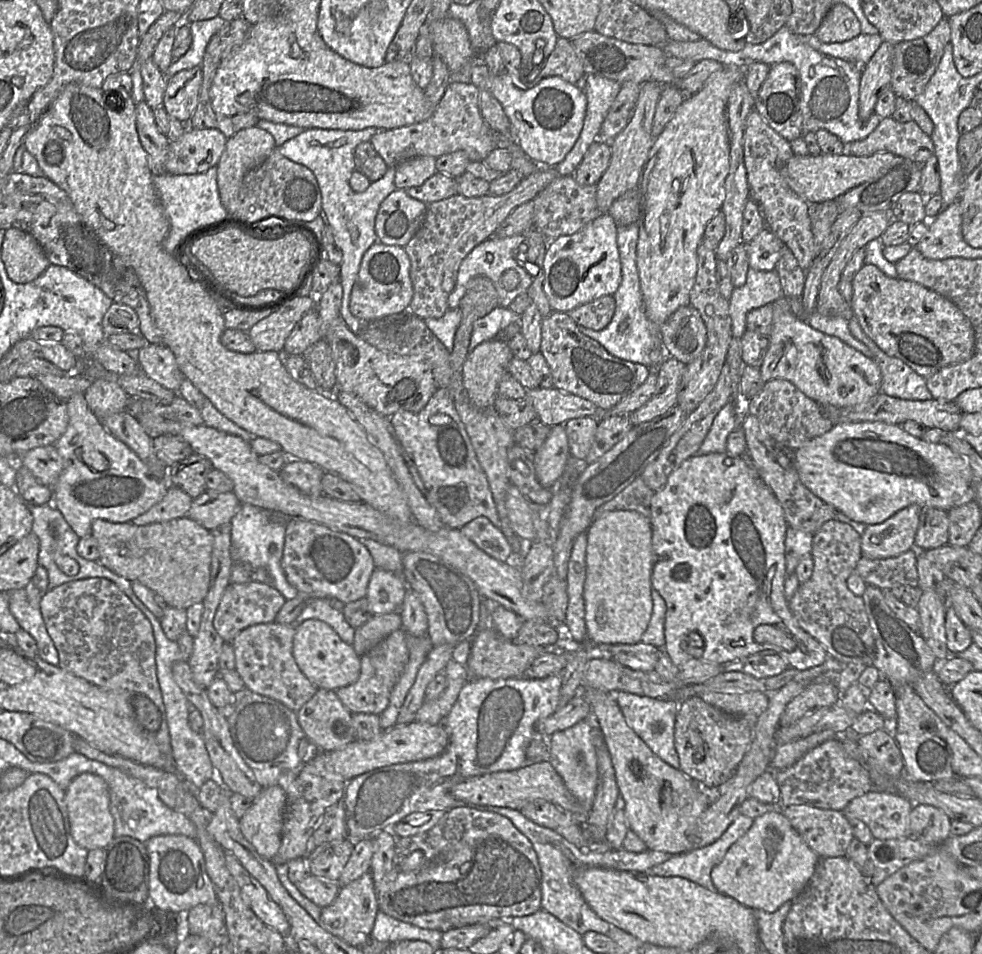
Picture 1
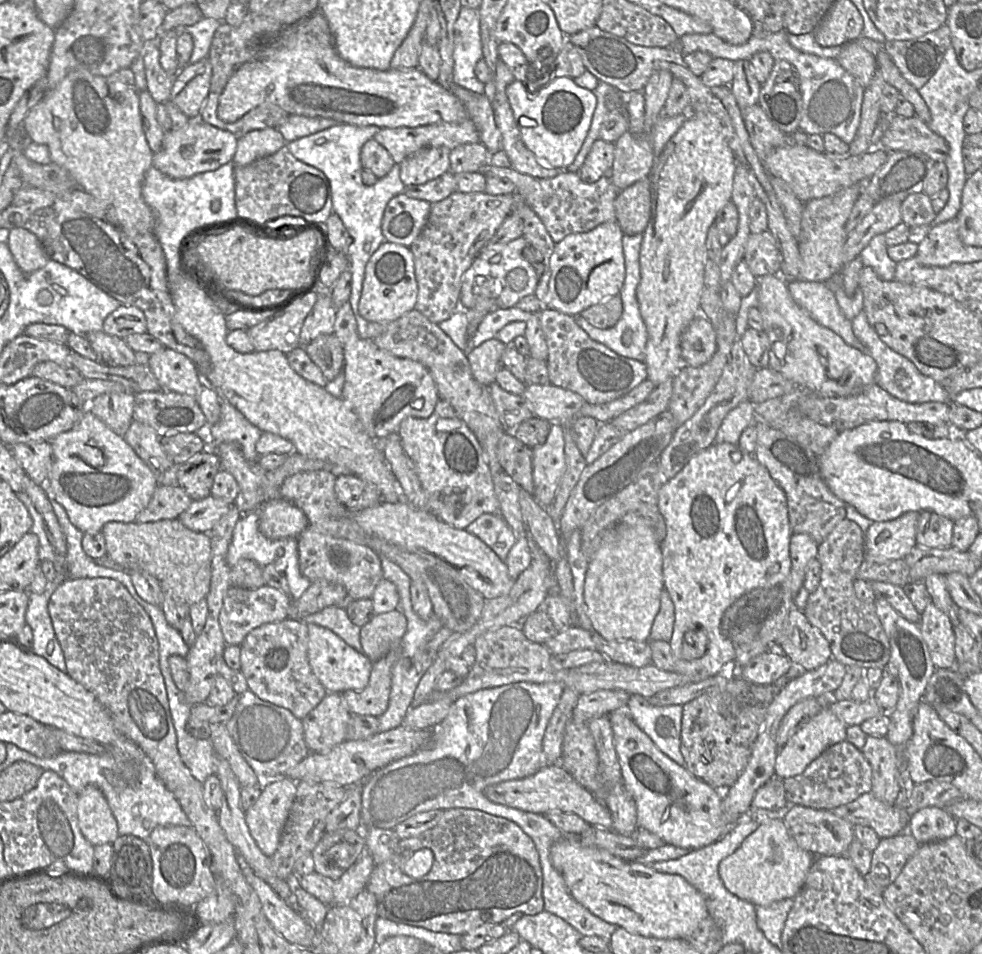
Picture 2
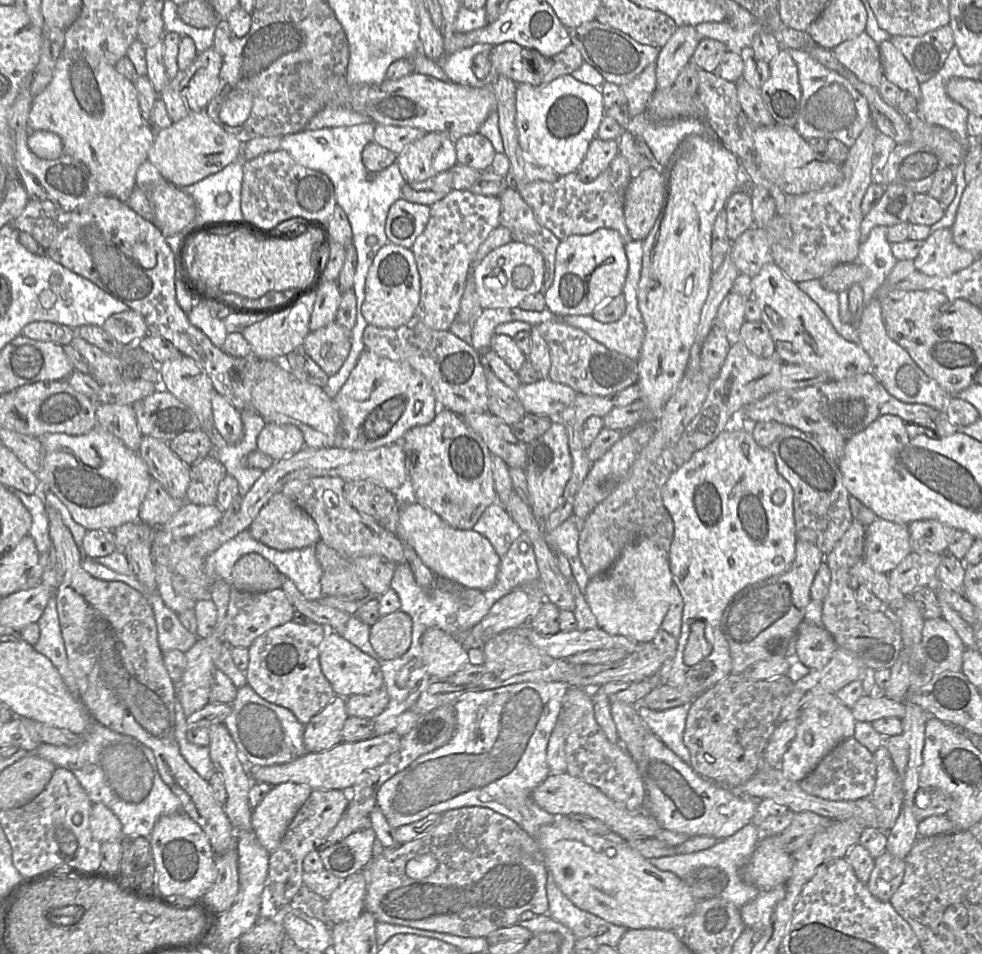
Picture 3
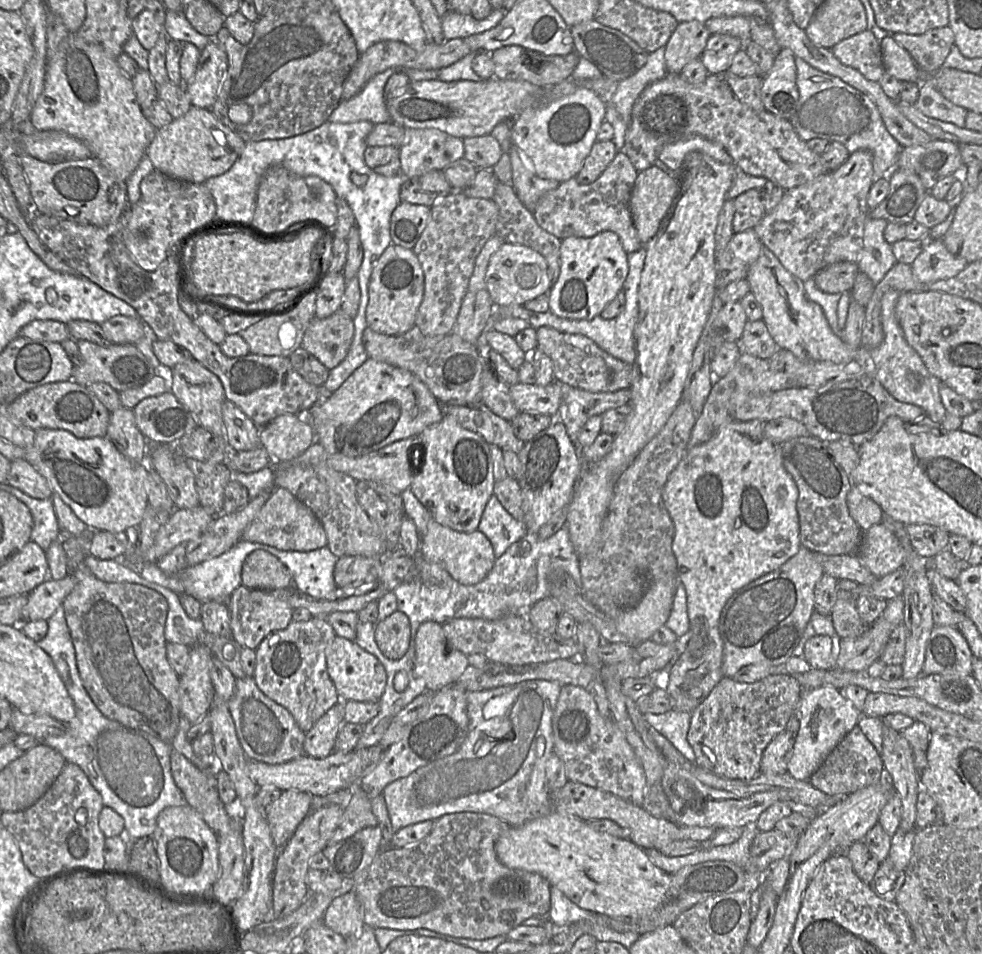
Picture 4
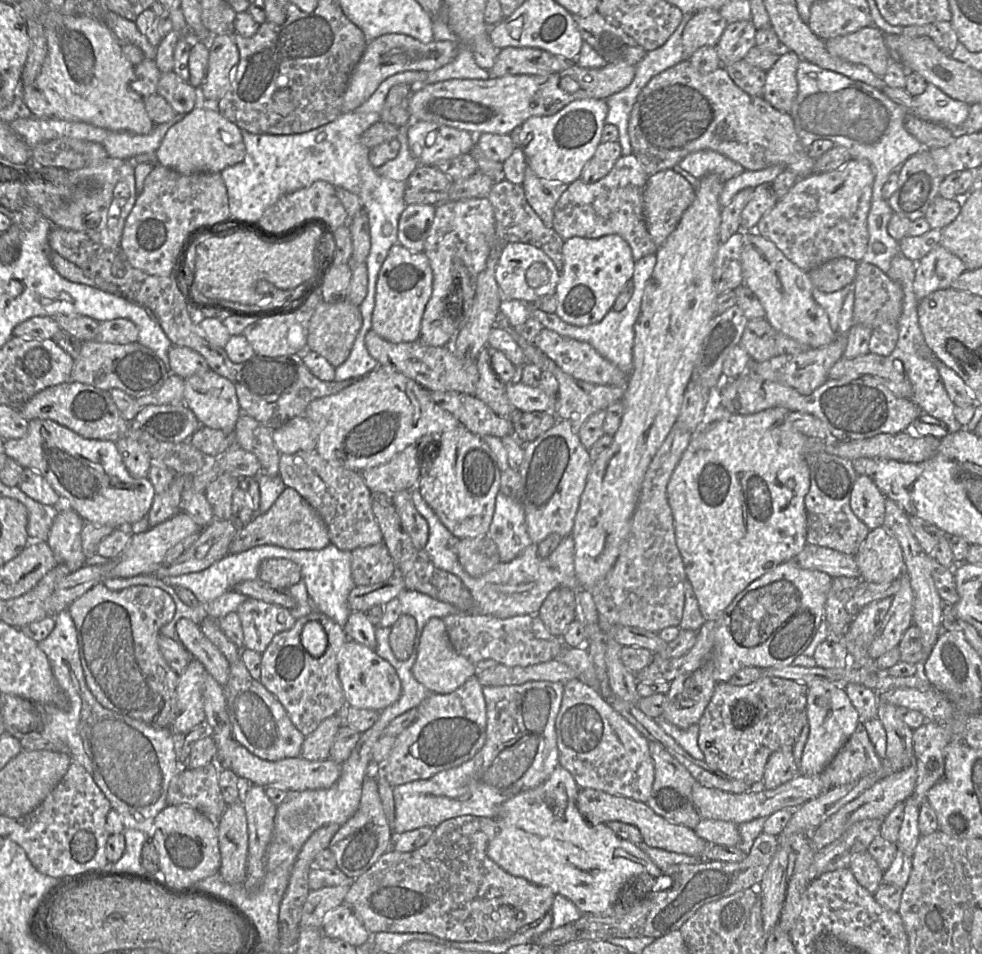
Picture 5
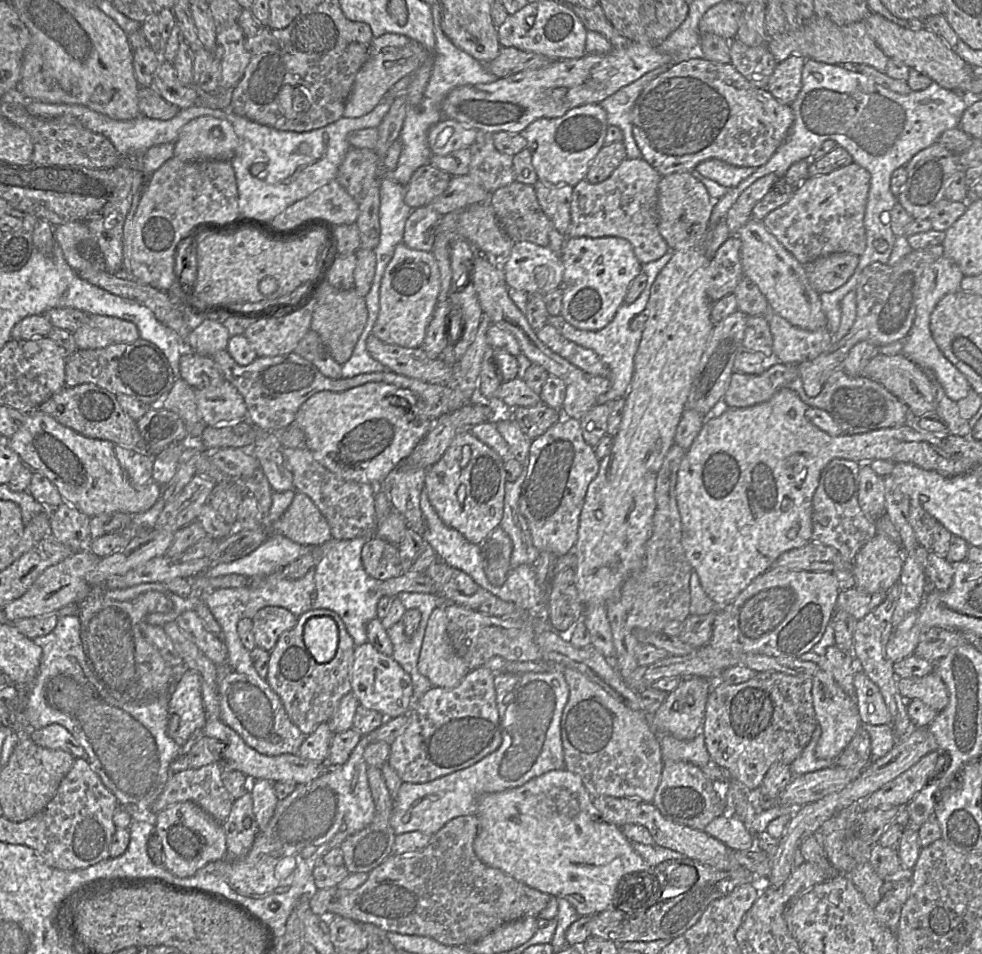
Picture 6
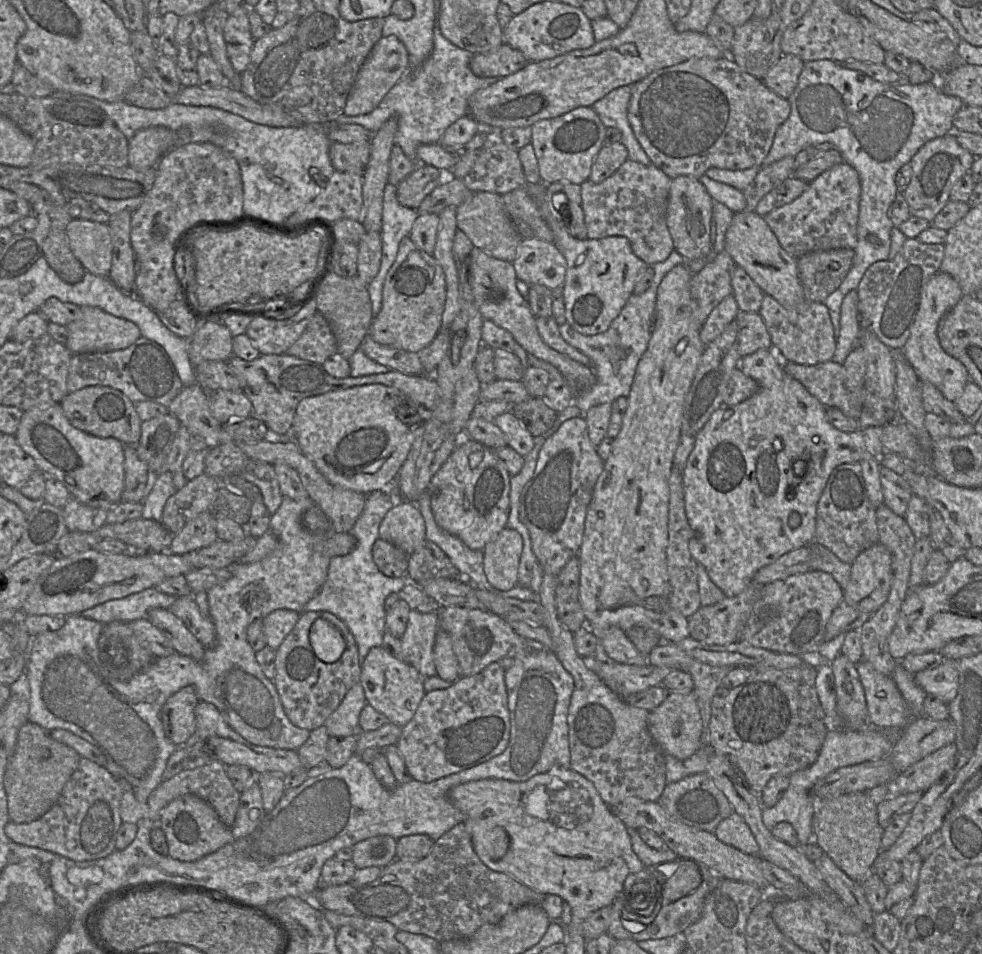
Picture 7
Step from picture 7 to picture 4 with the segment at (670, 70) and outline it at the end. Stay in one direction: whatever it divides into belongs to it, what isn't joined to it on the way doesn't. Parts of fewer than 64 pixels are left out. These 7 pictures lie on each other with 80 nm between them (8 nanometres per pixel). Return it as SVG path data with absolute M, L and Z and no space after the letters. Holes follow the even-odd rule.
M667 73L650 84L636 100L626 132L623 149L640 172L655 164L662 148L668 144L701 136L720 144L732 157L739 169L752 176L765 177L785 190L807 183L827 172L821 154L812 151L793 128L790 120L778 117L767 110L755 111L736 97L723 74L708 74L704 81L688 83L679 73Z

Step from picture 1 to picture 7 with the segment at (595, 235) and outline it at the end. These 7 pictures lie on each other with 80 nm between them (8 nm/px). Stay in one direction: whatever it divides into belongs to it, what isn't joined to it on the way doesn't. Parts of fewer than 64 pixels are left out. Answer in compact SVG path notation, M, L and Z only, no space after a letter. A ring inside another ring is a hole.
M543 182L527 184L527 190L530 196L537 202L541 215L552 230L554 236L553 243L558 247L566 260L566 274L563 289L567 322L575 330L584 335L596 335L605 332L612 321L619 315L629 297L633 294L637 280L650 266L635 255L628 239L624 236L608 236L599 239L580 239L572 236L568 231L568 216L565 218L564 214L559 214L552 205L553 200L556 209L560 211L564 199L566 207L567 199L564 193L558 192L552 196L547 195L546 184Z

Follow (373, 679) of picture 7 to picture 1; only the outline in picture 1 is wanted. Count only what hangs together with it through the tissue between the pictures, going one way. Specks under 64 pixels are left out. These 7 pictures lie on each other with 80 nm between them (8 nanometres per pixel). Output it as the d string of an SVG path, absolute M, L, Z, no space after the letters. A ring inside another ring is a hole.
M310 619L296 626L293 657L303 674L318 688L335 691L355 683L360 675L360 655L320 620Z

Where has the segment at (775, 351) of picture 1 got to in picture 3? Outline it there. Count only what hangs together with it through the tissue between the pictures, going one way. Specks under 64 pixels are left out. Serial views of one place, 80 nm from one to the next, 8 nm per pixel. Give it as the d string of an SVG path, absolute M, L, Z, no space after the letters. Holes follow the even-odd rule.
M772 260L765 263L752 277L752 298L761 311L761 321L768 327L775 343L776 354L785 364L810 367L825 374L829 381L841 381L852 376L871 372L872 361L860 343L853 343L840 336L822 309L797 285L785 276L780 267Z

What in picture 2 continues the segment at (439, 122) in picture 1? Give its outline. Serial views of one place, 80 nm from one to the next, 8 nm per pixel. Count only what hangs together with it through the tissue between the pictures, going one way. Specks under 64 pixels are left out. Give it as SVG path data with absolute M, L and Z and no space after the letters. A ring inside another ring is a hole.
M470 118L460 123L440 122L418 127L380 128L373 139L389 152L397 165L407 157L426 148L446 147L453 150L459 145L480 142L479 133Z

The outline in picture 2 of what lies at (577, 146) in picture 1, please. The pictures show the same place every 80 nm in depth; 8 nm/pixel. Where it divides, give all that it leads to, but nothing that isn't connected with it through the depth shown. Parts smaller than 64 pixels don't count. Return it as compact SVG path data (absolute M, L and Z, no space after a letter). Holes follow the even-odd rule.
M599 81L599 84L593 92L597 98L597 105L592 117L591 125L581 149L574 161L567 167L567 171L579 172L593 143L600 137L600 128L608 111L620 104L620 92L618 89L604 81Z

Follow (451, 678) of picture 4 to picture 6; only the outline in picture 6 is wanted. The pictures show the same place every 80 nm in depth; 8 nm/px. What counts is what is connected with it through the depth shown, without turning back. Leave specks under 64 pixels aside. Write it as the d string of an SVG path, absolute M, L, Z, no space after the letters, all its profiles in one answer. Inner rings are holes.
M445 606L436 608L429 617L417 668L433 687L447 689L457 686L471 671L450 641Z

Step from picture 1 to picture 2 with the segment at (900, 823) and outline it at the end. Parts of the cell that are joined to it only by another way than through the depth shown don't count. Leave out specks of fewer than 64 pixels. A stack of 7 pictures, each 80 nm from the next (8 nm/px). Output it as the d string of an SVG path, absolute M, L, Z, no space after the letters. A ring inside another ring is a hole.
M871 791L862 794L848 804L829 811L848 821L852 826L870 827L881 839L907 831L910 818L909 812L903 805L900 803L885 804L877 799Z

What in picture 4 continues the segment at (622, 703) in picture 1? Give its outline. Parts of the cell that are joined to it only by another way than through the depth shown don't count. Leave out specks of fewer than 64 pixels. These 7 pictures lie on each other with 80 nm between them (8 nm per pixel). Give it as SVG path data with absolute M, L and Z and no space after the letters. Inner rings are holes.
M670 710L663 714L645 714L644 720L665 736L689 761L695 762L695 753L687 740L691 713Z

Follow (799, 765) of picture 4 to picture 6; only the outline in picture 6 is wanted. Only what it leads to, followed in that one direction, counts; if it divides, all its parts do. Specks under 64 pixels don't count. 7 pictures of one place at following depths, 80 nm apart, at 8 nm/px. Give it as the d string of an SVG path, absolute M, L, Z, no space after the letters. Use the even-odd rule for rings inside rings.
M820 668L815 674L811 693L817 724L821 730L821 736L815 748L815 756L818 759L836 760L862 725L856 703L836 684L827 669Z

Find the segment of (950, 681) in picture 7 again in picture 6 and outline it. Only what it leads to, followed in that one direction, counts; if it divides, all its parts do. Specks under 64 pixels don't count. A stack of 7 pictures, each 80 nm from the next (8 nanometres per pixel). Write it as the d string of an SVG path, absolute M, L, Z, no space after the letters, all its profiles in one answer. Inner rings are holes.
M934 672L920 678L899 679L898 689L905 700L920 700L938 713L944 710L949 702L947 687Z

